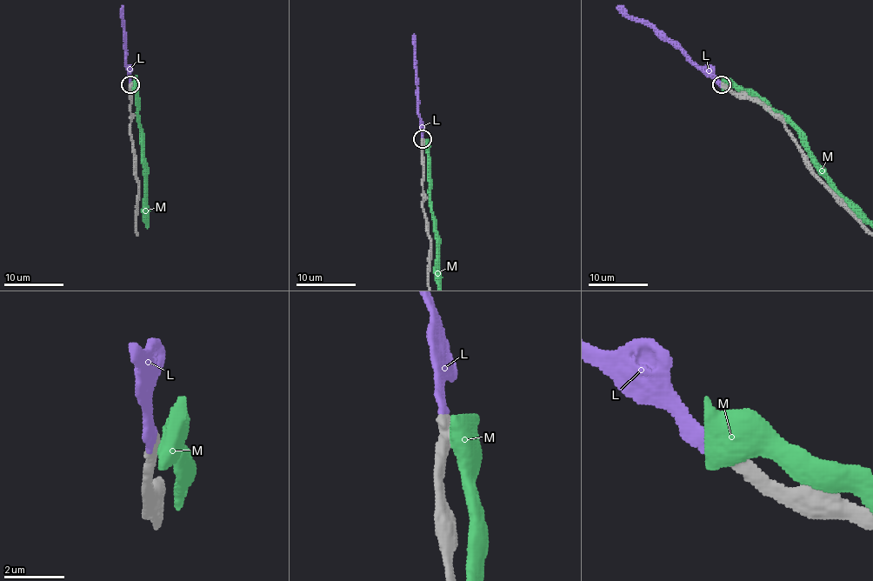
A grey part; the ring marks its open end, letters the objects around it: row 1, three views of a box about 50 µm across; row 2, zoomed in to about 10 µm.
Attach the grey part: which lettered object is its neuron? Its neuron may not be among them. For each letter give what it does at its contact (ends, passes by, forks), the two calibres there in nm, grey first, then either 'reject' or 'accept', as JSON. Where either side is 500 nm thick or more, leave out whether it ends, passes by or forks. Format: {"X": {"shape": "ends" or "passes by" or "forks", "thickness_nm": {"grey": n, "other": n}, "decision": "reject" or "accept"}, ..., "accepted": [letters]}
{"L": {"shape": "ends", "thickness_nm": {"grey": 440, "other": 400}, "decision": "accept"}, "M": {"thickness_nm": {"grey": 550, "other": 1000}, "decision": "reject"}, "accepted": ["L"]}

